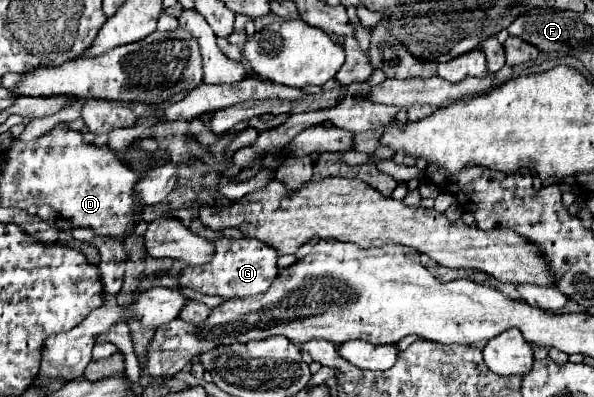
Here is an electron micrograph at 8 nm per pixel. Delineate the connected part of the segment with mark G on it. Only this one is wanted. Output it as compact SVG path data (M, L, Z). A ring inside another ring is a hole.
M223 236L211 242L215 246L213 258L201 266L185 264L177 278L179 288L191 288L201 294L213 294L221 298L235 298L235 296L255 296L255 294L265 292L271 286L273 278L279 272L279 266L277 266L279 254L273 248L265 246L263 242L255 238L225 238Z

